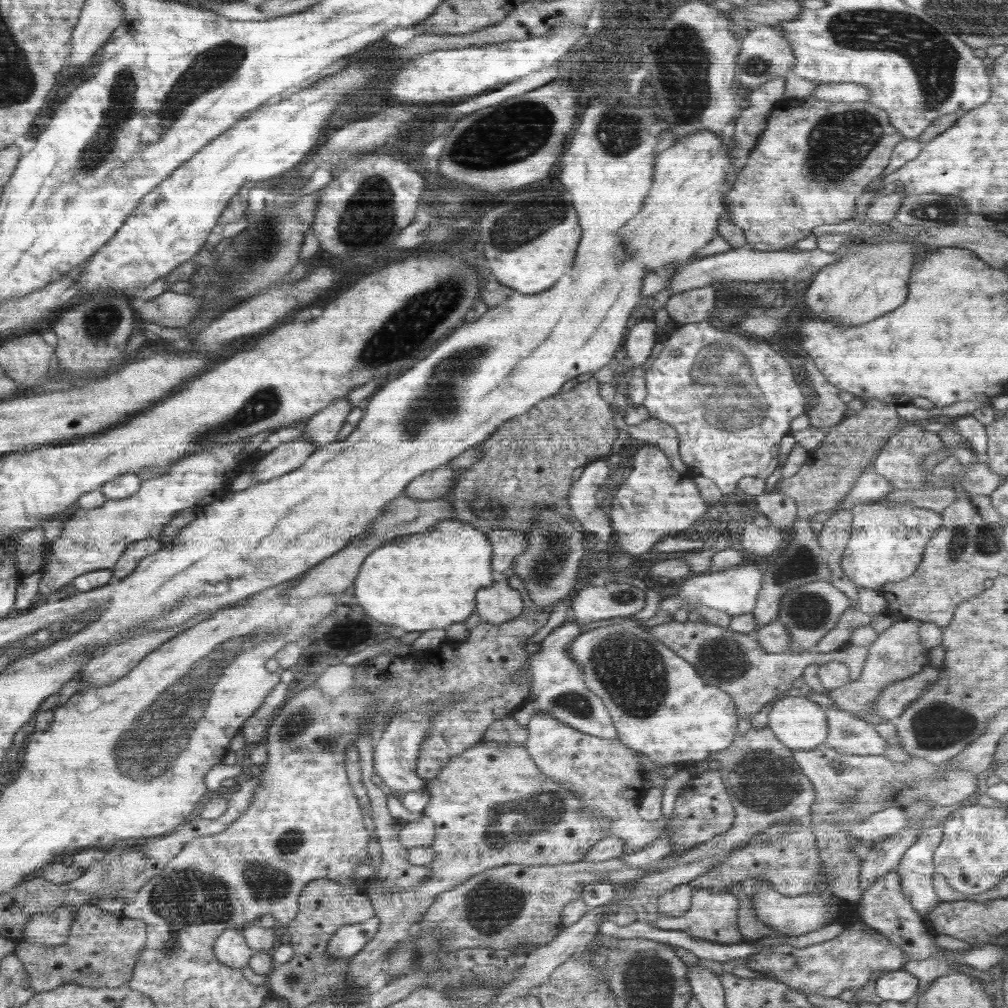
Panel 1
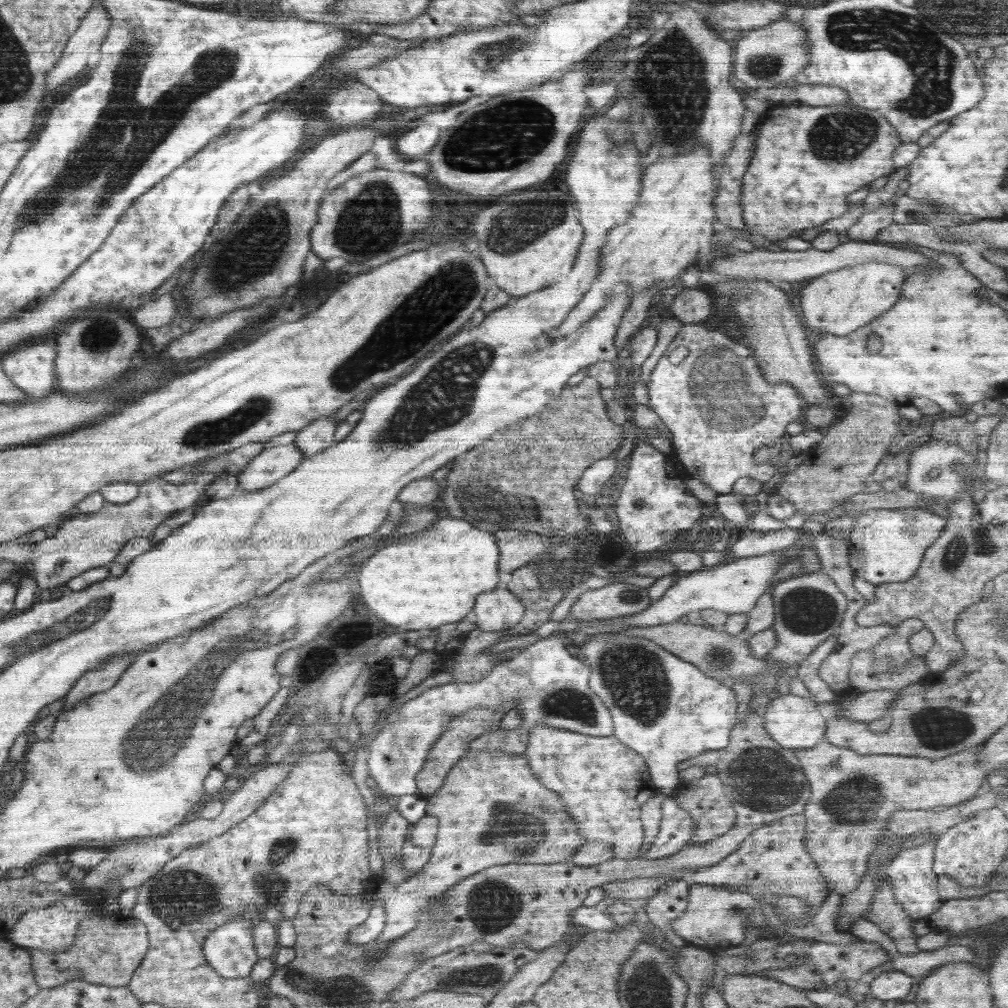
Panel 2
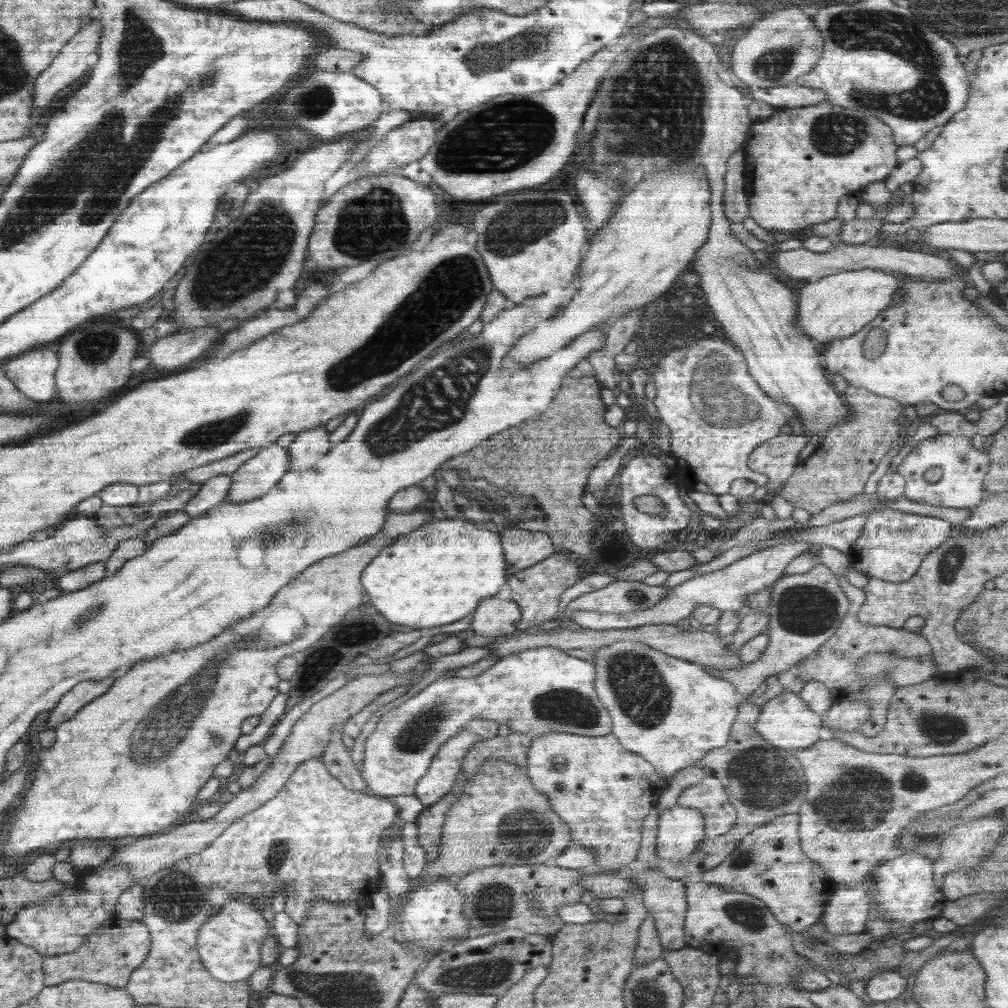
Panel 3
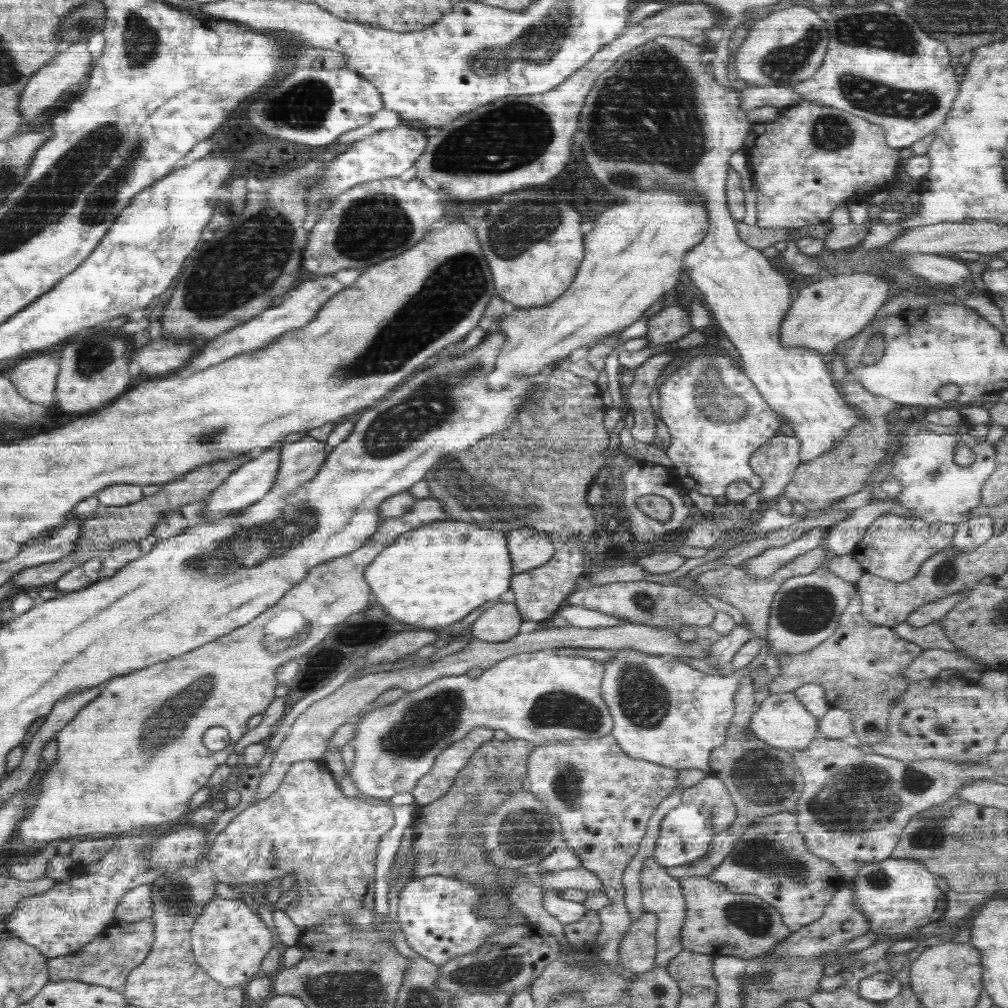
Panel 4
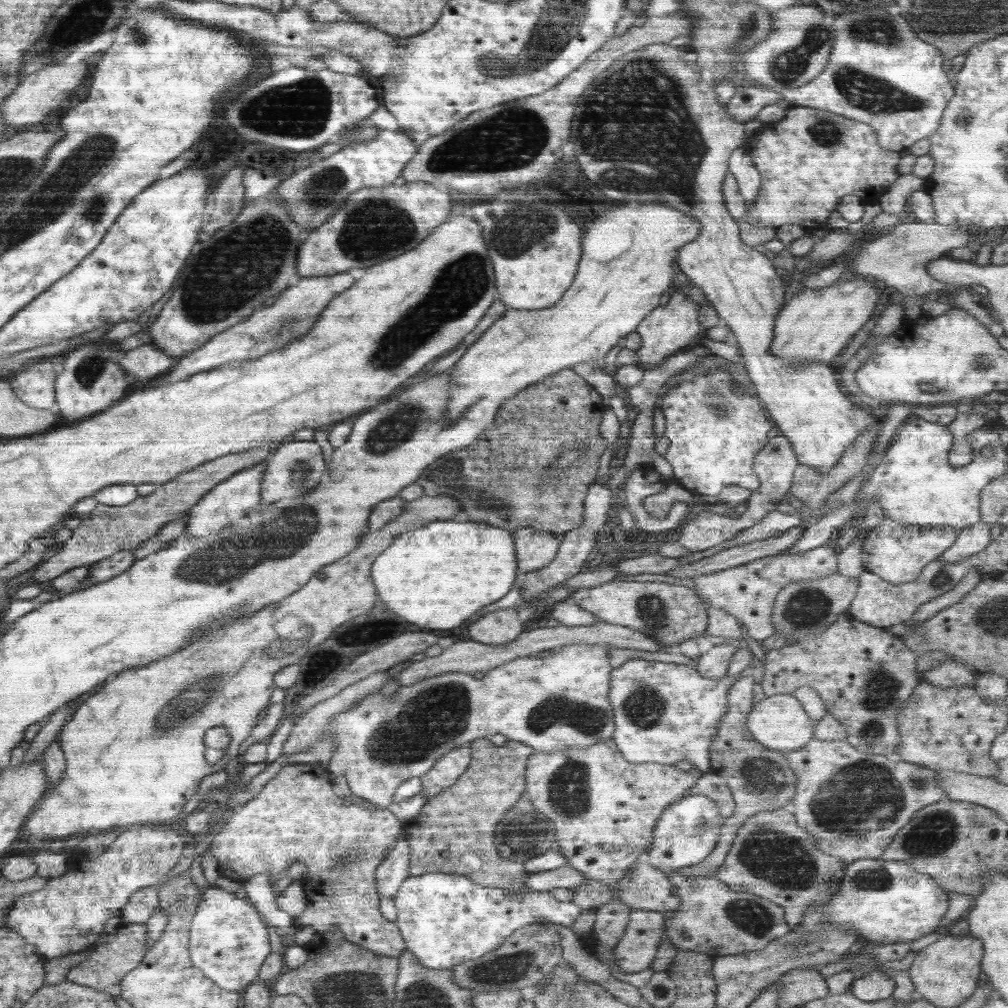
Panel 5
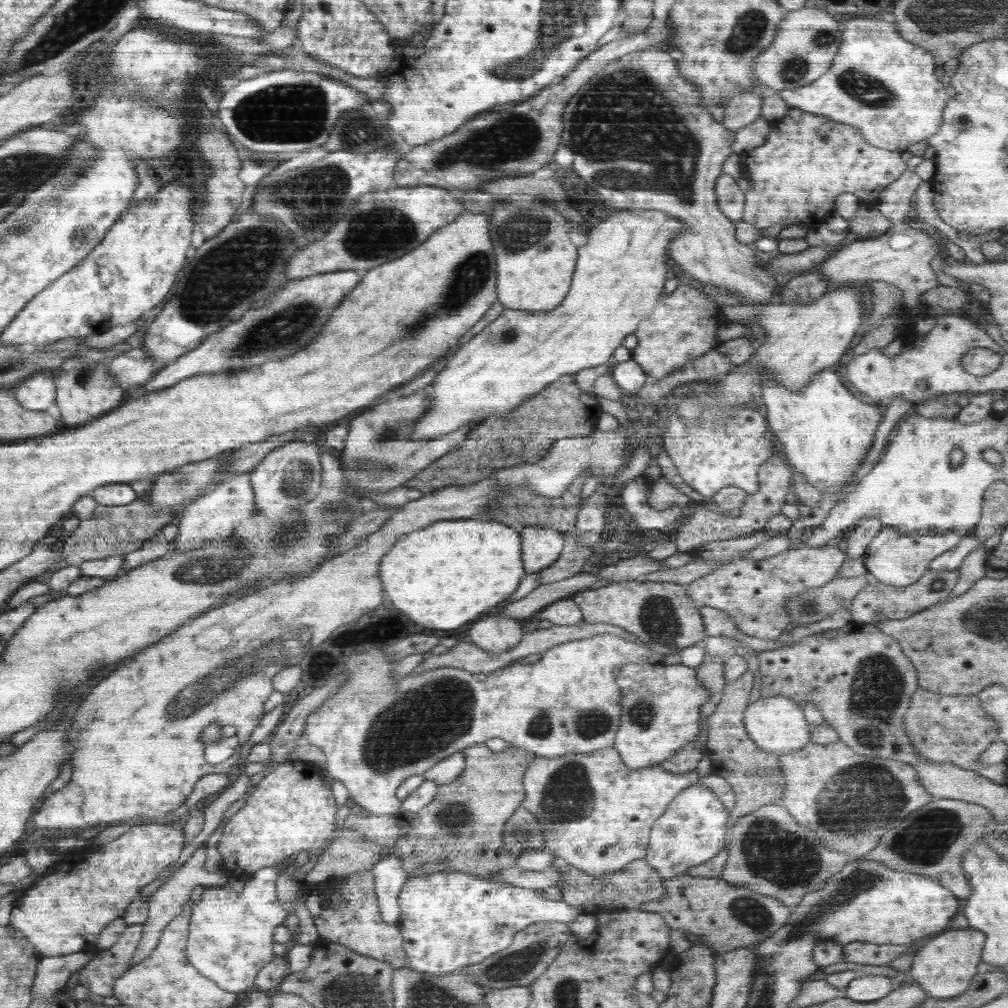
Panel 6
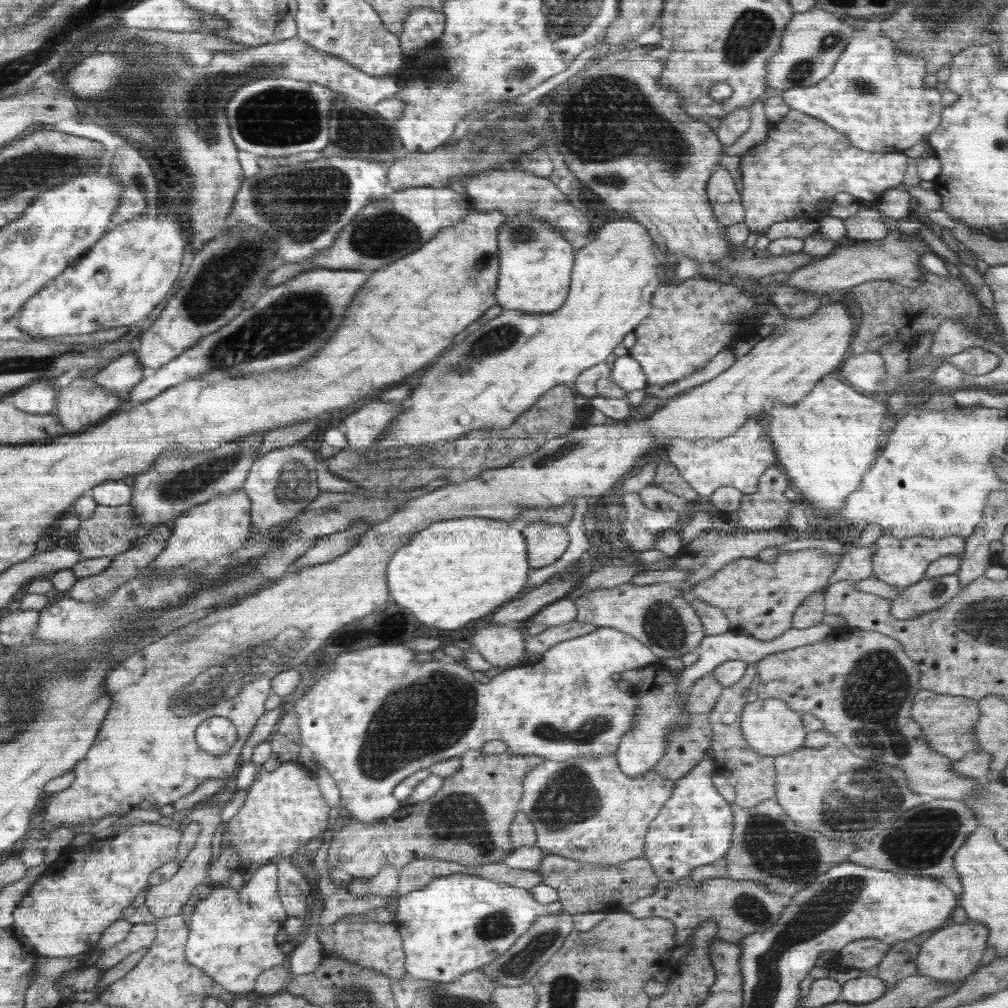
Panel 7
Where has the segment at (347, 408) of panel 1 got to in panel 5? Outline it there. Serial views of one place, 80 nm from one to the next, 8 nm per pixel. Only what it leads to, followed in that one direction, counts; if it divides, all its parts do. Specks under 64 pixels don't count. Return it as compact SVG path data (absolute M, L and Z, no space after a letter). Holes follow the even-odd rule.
M287 439L276 445L271 457L265 462L266 469L263 474L263 494L260 502L274 505L278 501L300 499L310 493L312 488L318 487L320 476L324 472L324 458L320 452L320 446L313 441L298 441Z

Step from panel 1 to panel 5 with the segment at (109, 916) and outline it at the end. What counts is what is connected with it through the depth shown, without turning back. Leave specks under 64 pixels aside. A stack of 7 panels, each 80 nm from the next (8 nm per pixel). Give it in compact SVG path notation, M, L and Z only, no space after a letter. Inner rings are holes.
M145 924L122 925L112 941L97 944L82 963L70 968L68 975L66 975L66 980L82 986L90 986L92 989L116 996L122 990L120 989L120 983L123 978L127 977L132 970L139 966L148 950L150 950L150 946L147 946Z

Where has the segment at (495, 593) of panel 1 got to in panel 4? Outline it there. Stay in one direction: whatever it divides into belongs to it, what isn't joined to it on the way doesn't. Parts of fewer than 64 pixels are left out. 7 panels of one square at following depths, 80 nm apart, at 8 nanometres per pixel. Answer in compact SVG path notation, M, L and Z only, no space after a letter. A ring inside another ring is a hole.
M498 600L488 606L470 626L472 639L502 643L515 638L525 629L522 612L516 603Z

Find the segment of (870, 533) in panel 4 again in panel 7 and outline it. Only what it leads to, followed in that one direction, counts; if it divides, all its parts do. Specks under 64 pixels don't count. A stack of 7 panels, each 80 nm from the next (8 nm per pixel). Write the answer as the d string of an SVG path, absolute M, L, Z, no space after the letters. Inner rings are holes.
M883 533L877 540L876 553L872 557L874 578L886 584L907 587L916 584L925 576L928 566L948 555L964 555L966 541L958 536L945 536L944 538L928 538L924 536L911 536L910 538L896 538L888 533Z

